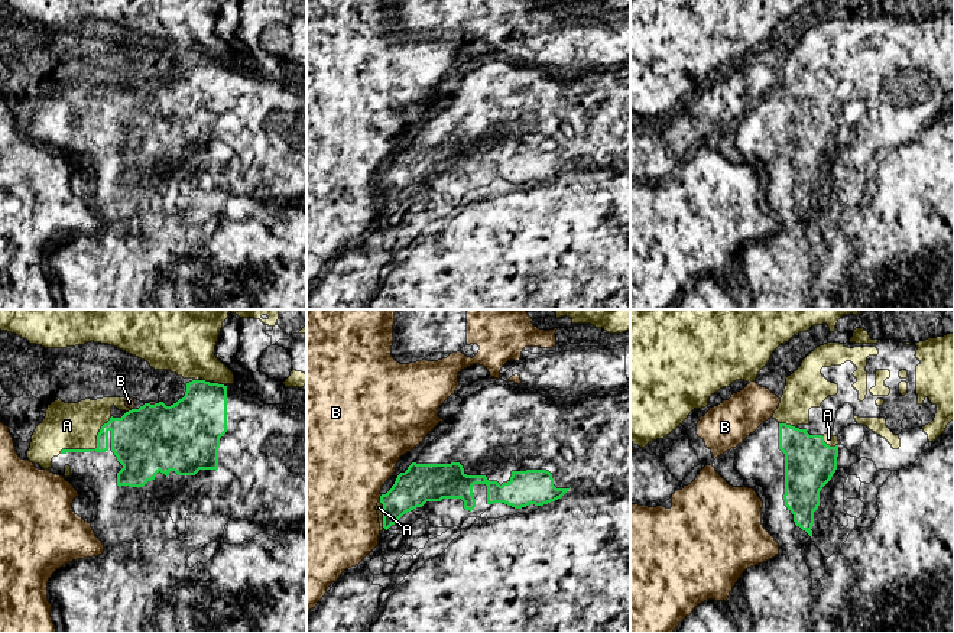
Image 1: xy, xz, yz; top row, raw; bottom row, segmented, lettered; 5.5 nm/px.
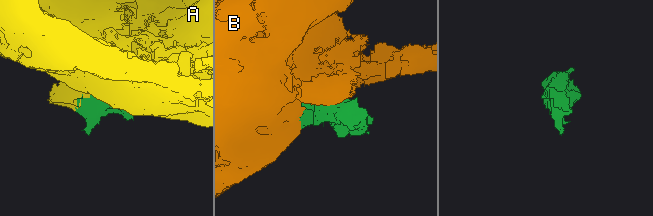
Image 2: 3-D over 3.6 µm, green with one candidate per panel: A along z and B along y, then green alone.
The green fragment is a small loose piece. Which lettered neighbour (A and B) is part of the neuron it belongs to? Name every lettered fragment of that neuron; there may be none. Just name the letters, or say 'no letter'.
no letter

